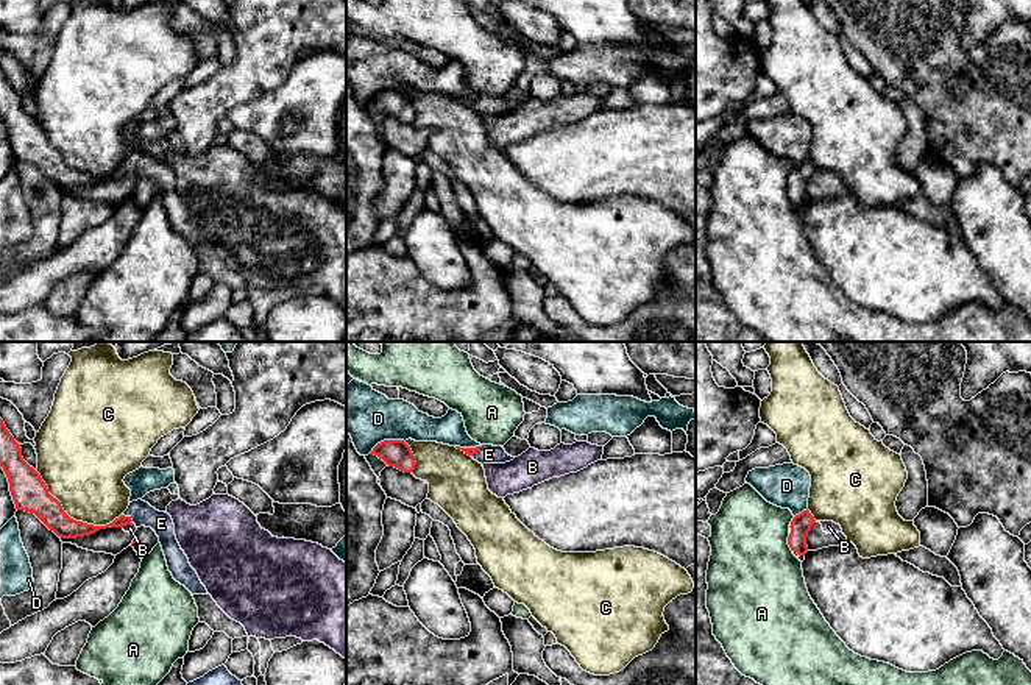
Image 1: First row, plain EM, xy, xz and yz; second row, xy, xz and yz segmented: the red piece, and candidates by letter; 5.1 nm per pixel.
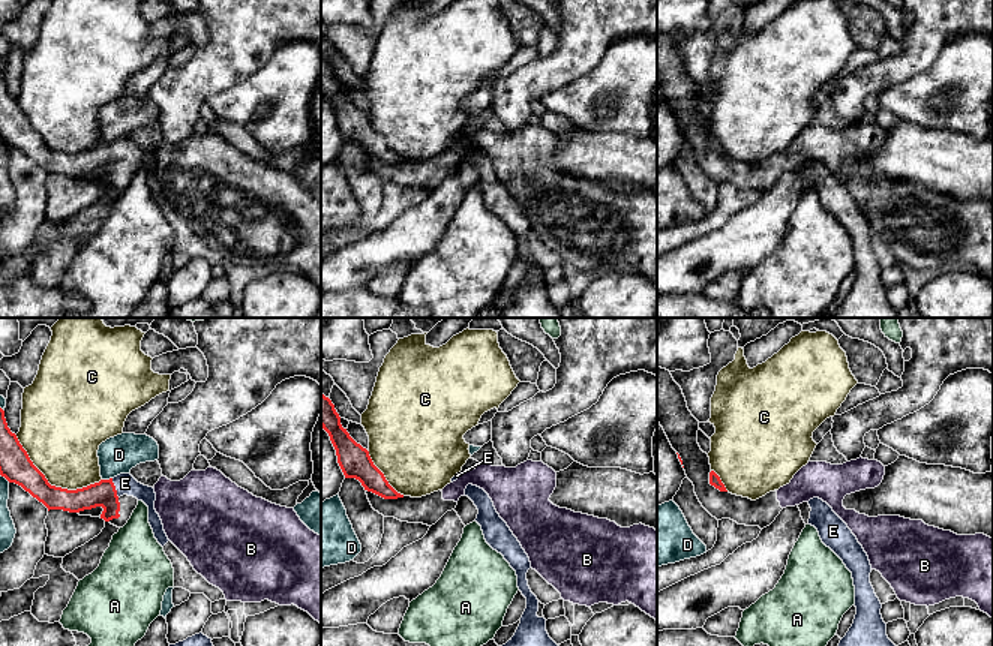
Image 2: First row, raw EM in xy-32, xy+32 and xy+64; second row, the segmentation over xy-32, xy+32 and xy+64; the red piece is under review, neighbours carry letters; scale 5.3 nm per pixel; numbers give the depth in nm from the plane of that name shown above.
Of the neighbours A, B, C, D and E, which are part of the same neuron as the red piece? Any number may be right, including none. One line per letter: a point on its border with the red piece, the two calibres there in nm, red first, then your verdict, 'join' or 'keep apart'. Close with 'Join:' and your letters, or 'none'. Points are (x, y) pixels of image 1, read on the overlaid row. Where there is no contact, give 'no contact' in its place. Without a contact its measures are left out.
A: meets red in yz at (788, 543); 110 nm thick on the red side, 480 nm on the other; keep apart
B: meets red in xy at (127, 523); 80 nm thick on the red side, 50 nm on the other; keep apart
C: meets red in xy at (72, 518); 180 nm thick on the red side, 400 nm on the other; keep apart
D: meets red in xz at (386, 440); 140 nm thick on the red side, 280 nm on the other; keep apart
E: meets red in xy at (128, 517); 70 nm thick on the red side, 120 nm on the other; join
Join: E

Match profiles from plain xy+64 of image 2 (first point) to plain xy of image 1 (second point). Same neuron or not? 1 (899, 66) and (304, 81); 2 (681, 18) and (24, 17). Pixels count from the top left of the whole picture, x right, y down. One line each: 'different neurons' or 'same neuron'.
1: different neurons
2: same neuron

